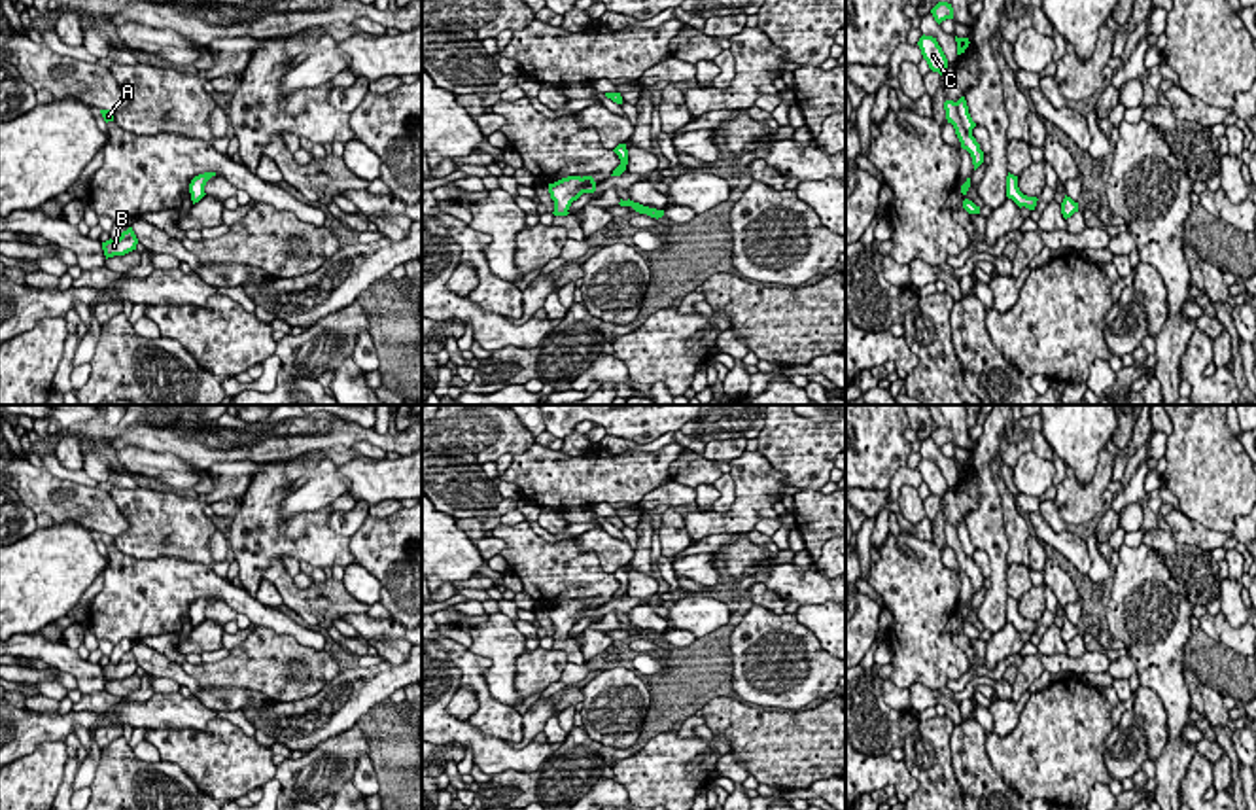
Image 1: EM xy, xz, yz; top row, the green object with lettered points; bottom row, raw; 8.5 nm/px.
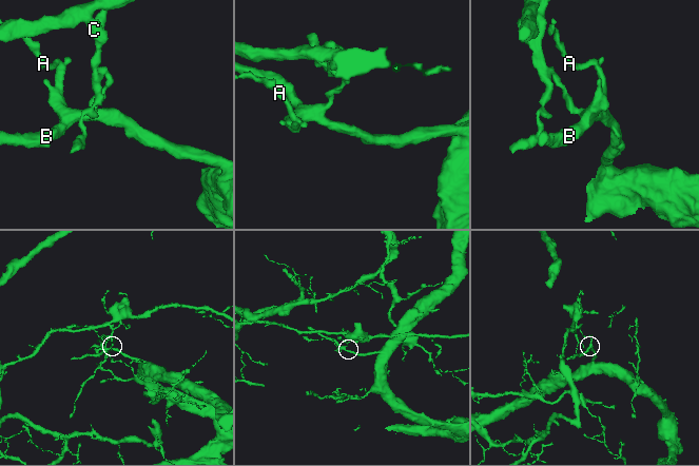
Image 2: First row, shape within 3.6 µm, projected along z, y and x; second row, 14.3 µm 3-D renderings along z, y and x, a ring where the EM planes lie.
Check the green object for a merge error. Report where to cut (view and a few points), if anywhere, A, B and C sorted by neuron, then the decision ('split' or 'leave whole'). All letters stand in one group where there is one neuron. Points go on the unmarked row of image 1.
cut yz (1022, 617), (1012, 623); groups A B / C; split

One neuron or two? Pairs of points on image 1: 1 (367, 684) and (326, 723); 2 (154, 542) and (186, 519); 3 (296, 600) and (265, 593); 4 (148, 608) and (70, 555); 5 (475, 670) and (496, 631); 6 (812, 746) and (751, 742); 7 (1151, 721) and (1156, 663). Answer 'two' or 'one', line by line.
1: one
2: one
3: two
4: two
5: two
6: one
7: two

